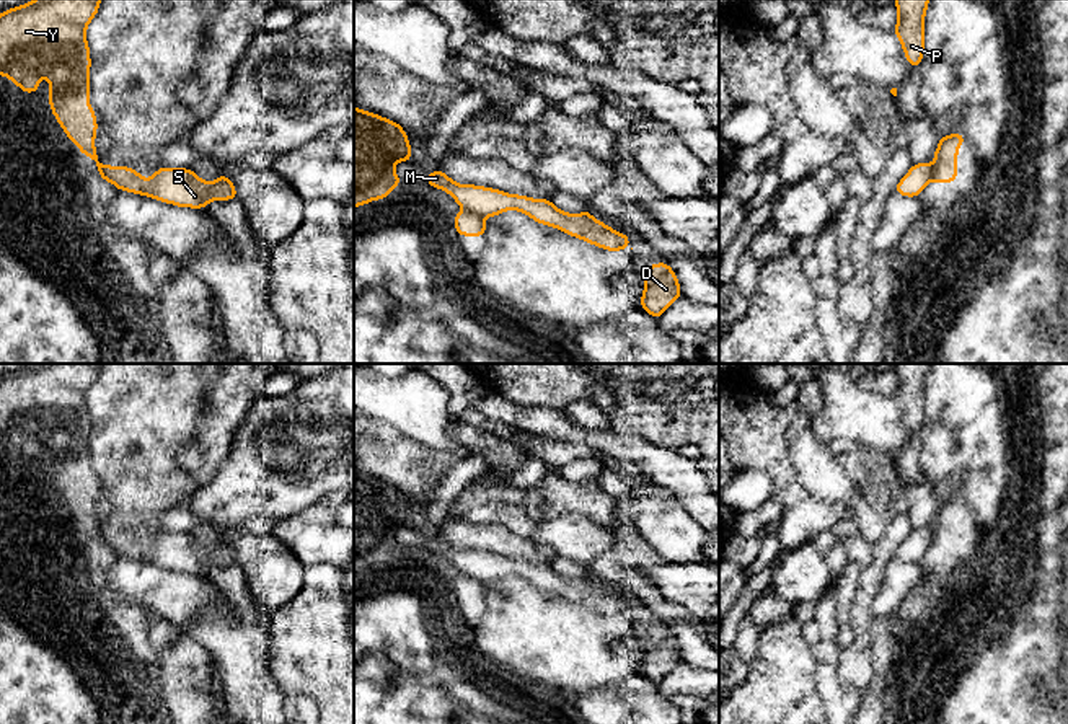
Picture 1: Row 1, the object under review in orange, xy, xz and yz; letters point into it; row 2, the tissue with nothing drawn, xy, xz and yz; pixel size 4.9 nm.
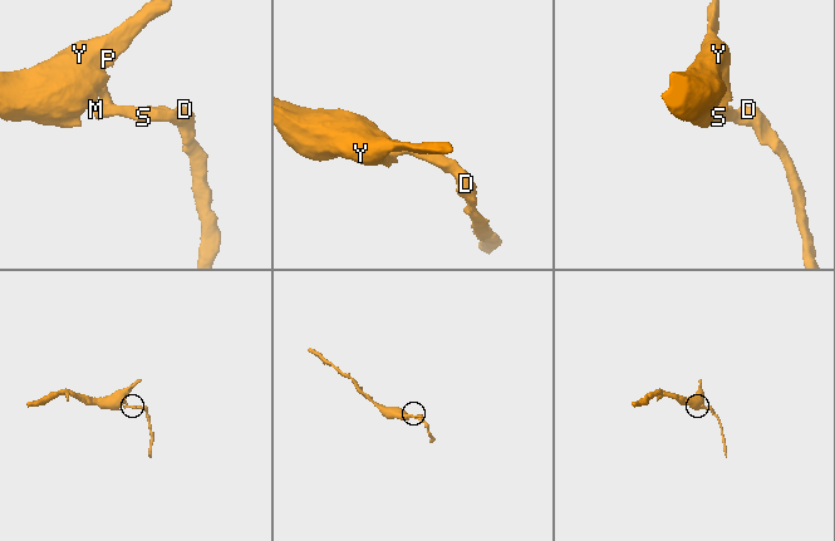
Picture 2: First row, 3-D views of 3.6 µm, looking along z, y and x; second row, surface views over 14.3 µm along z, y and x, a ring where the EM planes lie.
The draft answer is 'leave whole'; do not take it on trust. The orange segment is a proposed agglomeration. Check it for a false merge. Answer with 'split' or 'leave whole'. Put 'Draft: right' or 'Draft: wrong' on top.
Draft: wrong
split

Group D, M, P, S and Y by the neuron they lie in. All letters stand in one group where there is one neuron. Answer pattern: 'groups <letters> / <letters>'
groups D M S / P Y

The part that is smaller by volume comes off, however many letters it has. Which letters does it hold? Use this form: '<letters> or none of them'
D, M, S

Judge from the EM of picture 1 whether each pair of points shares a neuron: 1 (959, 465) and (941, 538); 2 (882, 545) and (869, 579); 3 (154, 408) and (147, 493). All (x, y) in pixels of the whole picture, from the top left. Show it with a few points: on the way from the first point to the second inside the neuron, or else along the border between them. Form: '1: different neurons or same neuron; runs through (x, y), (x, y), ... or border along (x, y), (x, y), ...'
1: different neurons; border along (940, 503), (959, 498), (966, 507)
2: same neuron; runs through (882, 553), (874, 571)
3: same neuron; runs through (149, 429), (149, 472)

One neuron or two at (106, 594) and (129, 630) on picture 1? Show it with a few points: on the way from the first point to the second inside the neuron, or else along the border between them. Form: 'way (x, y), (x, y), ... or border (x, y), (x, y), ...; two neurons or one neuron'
way (110, 602), (127, 622); one neuron

